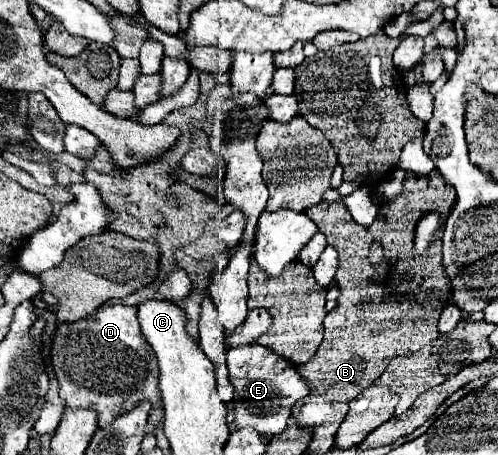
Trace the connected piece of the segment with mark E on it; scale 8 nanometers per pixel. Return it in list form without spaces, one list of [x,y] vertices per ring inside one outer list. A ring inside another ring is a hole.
[[[260,344],[230,348],[228,372],[230,372],[230,382],[234,386],[234,404],[236,404],[234,426],[254,428],[262,436],[280,434],[286,428],[290,408],[308,394],[308,386],[296,372],[296,366]]]

